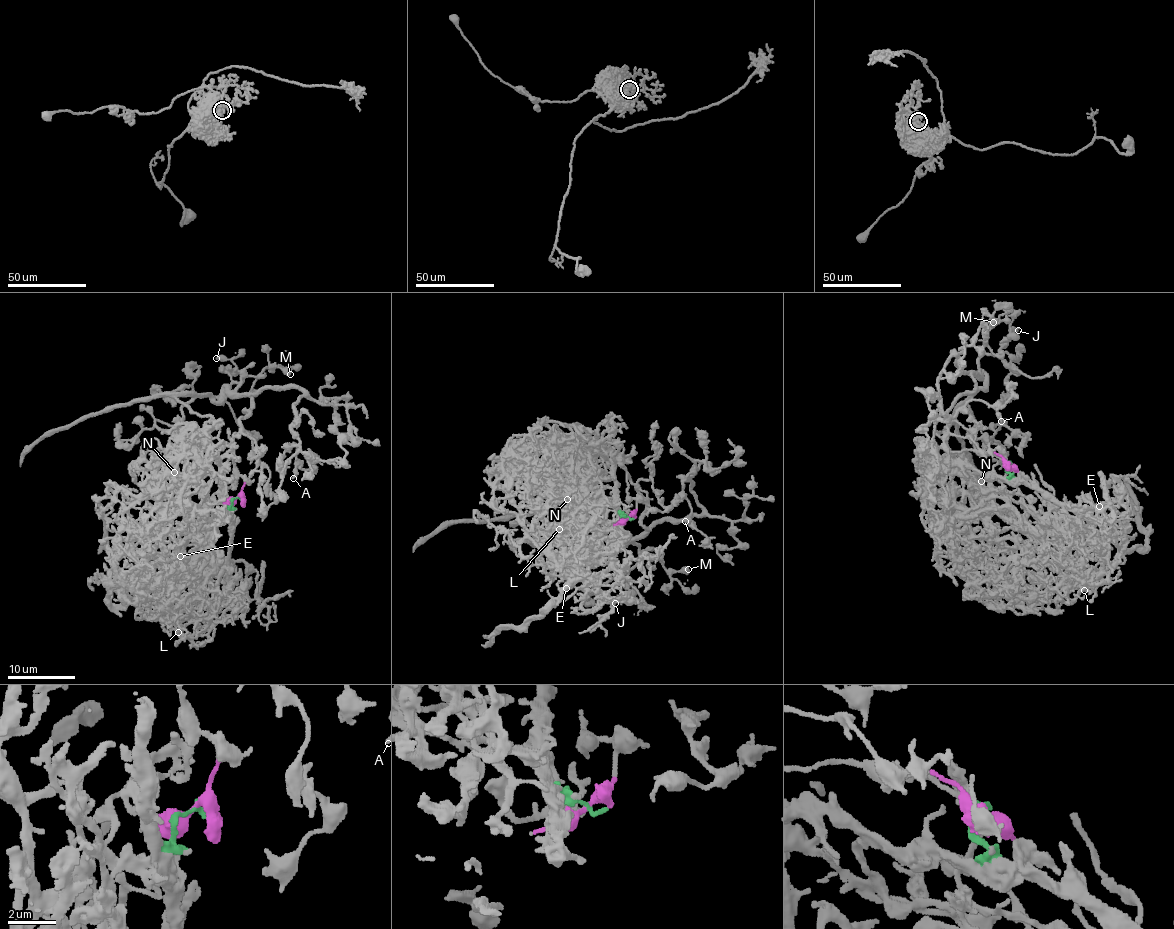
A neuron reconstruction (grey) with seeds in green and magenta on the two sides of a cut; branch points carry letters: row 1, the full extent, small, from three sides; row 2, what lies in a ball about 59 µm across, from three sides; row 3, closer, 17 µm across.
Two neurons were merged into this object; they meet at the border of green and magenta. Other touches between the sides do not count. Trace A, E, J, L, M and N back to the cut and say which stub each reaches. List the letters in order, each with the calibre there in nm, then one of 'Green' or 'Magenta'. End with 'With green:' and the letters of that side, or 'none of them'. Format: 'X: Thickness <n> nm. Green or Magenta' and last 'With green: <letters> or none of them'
A: Thickness 280 nm. Magenta
E: Thickness 280 nm. Green
J: Thickness 240 nm. Magenta
L: Thickness 140 nm. Green
M: Thickness 650 nm. Magenta
N: Thickness 200 nm. Green
With green: E, L, N

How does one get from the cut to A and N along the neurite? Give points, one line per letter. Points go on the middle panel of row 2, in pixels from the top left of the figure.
A: (629, 518), (636, 500), (628, 475), (649, 530), (701, 512), (695, 472), (683, 484), (684, 520)
N: (629, 518), (598, 496), (567, 499)

